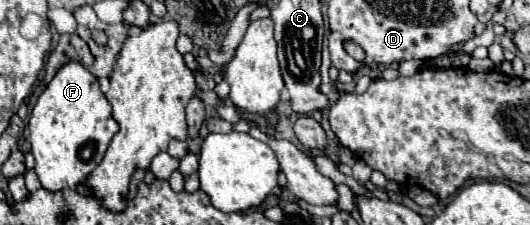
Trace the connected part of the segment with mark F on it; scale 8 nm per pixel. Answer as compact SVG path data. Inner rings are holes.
M78 62L64 64L54 80L40 94L28 122L36 174L44 190L58 192L76 188L102 160L112 136L120 130L112 118L110 102L104 98L98 78Z

